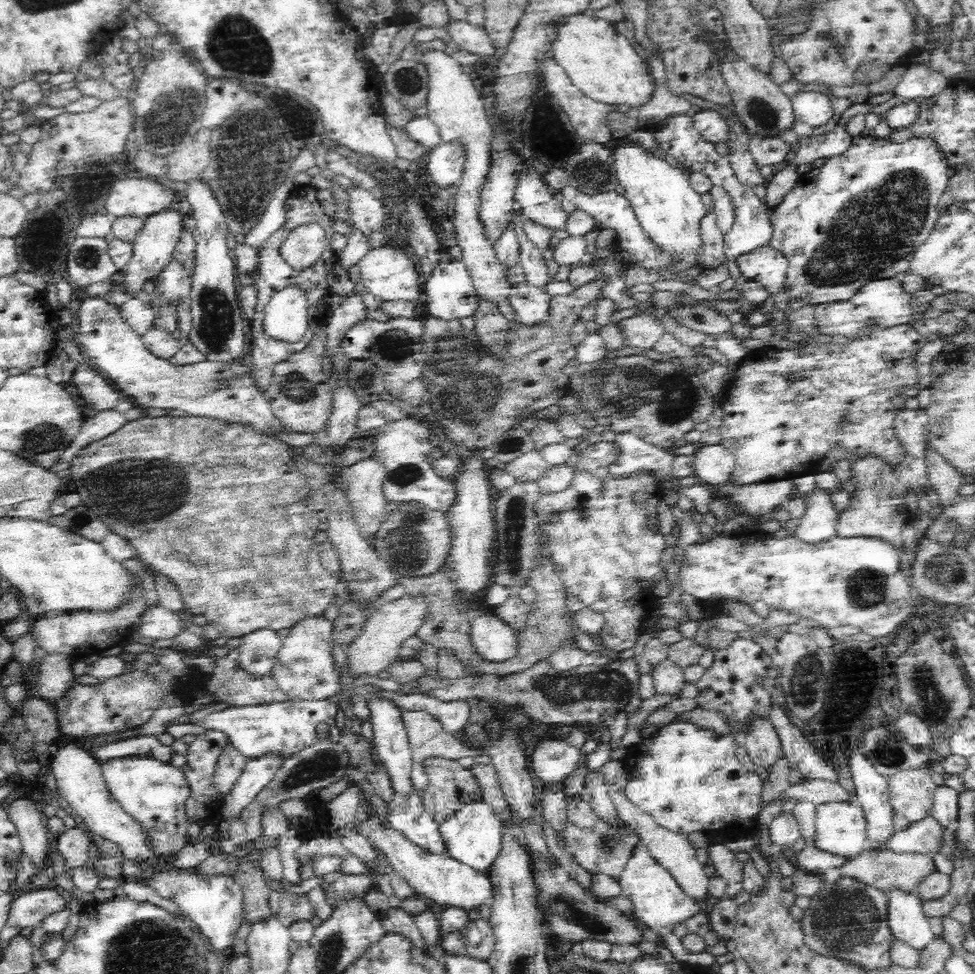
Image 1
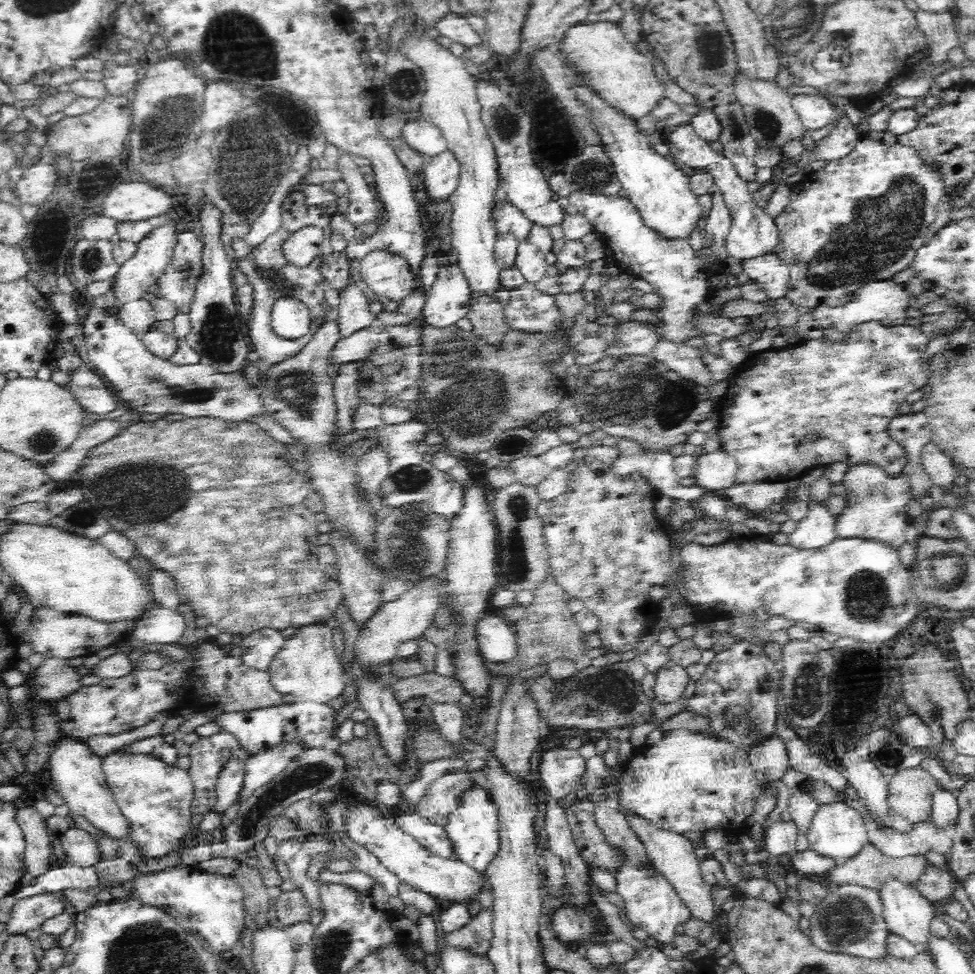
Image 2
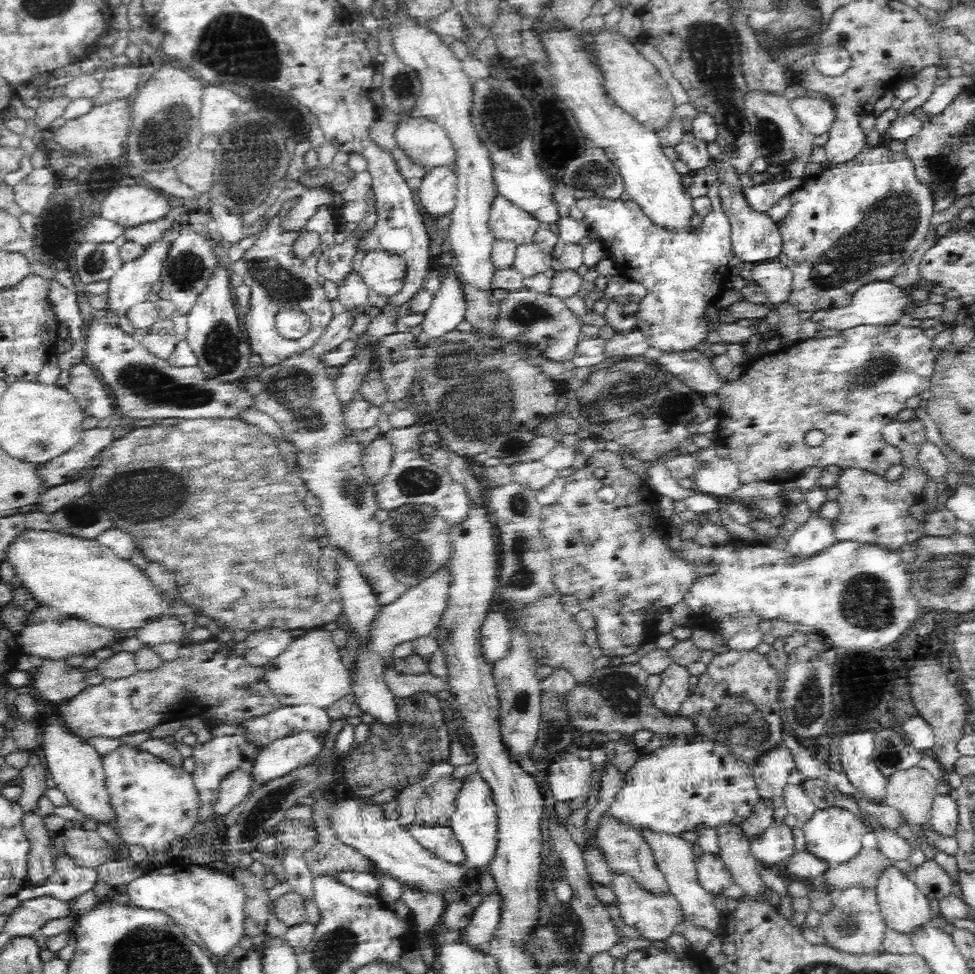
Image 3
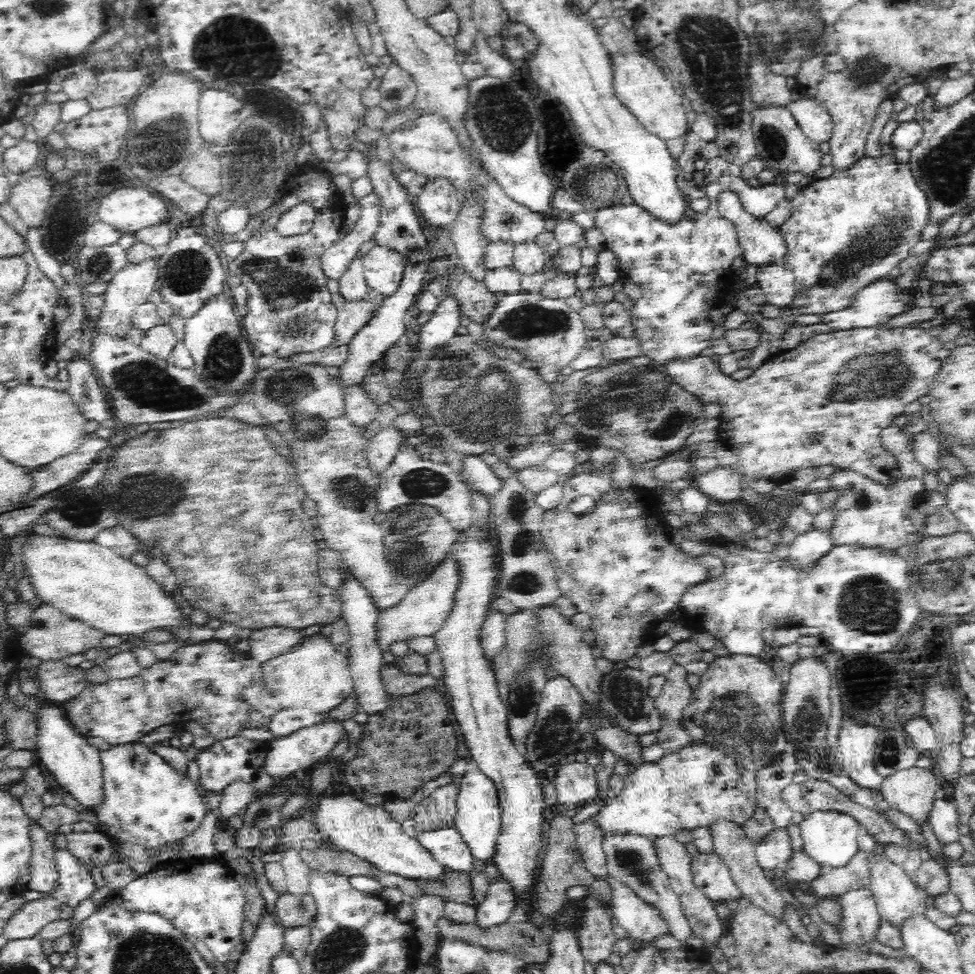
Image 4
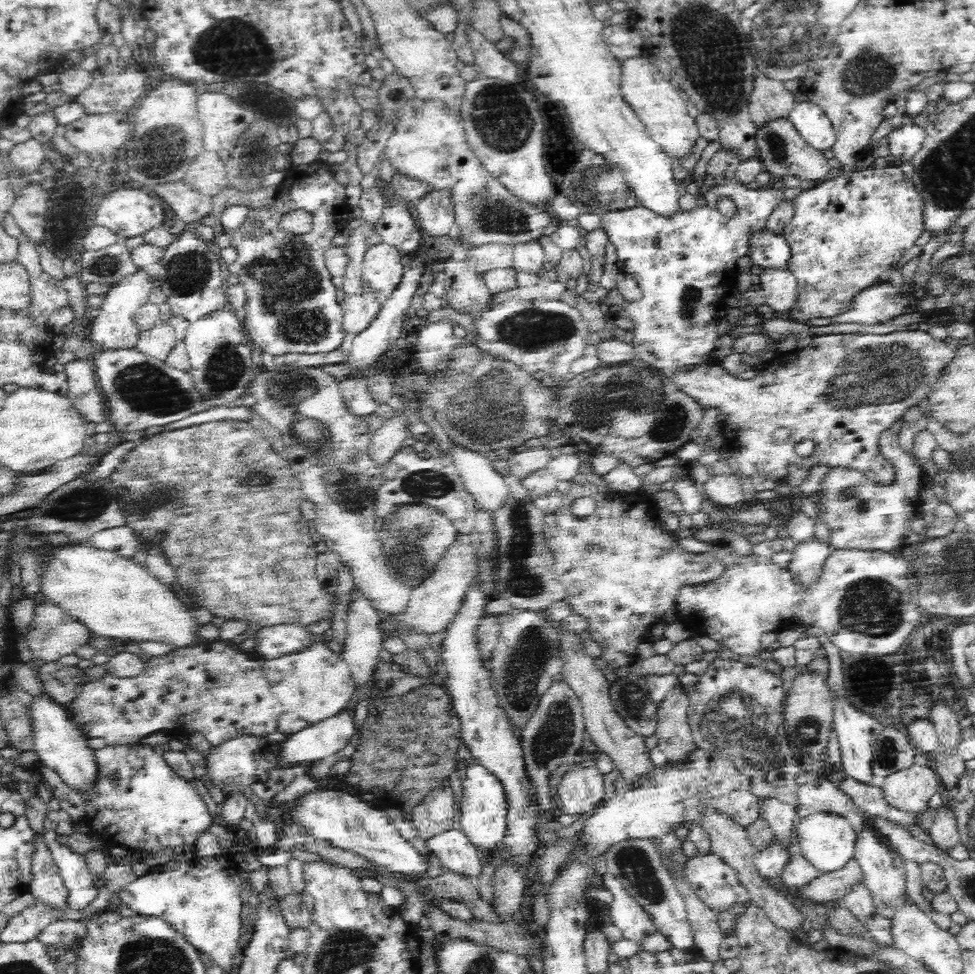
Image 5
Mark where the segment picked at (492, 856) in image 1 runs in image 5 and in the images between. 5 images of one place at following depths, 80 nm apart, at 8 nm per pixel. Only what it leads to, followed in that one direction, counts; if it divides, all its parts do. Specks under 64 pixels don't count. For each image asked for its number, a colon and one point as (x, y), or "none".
2: (473, 828)
3: (475, 822)
4: (478, 819)
5: (484, 809)

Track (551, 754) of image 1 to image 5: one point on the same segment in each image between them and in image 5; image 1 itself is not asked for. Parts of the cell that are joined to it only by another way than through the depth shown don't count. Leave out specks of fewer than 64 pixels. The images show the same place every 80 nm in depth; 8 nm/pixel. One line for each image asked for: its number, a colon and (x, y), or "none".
2: (561, 770)
3: (570, 777)
4: (576, 784)
5: (581, 789)

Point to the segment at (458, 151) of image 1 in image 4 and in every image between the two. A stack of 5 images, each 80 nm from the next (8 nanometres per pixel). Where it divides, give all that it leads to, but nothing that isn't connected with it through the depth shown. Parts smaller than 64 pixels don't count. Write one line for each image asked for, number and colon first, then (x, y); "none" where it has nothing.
2: (441, 175)
3: (438, 192)
4: (437, 203)

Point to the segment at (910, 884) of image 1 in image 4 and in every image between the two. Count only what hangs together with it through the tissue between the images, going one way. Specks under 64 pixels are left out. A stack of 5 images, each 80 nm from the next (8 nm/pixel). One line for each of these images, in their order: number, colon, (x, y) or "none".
2: (869, 868)
3: (862, 871)
4: (854, 874)

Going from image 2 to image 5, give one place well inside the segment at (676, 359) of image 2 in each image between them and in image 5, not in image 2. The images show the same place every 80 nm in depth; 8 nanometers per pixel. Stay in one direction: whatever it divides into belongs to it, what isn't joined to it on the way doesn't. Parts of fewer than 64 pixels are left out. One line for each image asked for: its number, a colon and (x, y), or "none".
3: (850, 386)
4: (826, 402)
5: (842, 391)

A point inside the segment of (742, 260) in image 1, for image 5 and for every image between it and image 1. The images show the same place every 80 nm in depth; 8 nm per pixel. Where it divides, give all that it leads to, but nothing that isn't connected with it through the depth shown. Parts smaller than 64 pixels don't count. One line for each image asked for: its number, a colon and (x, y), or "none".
2: (771, 273)
3: (775, 280)
4: (777, 282)
5: (779, 287)

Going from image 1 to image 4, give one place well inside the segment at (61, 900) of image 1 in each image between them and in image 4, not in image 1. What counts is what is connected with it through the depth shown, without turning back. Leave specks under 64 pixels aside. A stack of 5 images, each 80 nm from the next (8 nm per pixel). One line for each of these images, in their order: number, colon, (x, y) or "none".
2: (28, 914)
3: (29, 918)
4: (27, 923)

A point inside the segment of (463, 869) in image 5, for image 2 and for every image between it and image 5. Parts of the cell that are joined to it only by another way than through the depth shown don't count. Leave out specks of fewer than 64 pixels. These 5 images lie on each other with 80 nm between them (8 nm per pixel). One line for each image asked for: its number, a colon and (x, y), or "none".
2: (434, 838)
3: (441, 841)
4: (448, 846)

